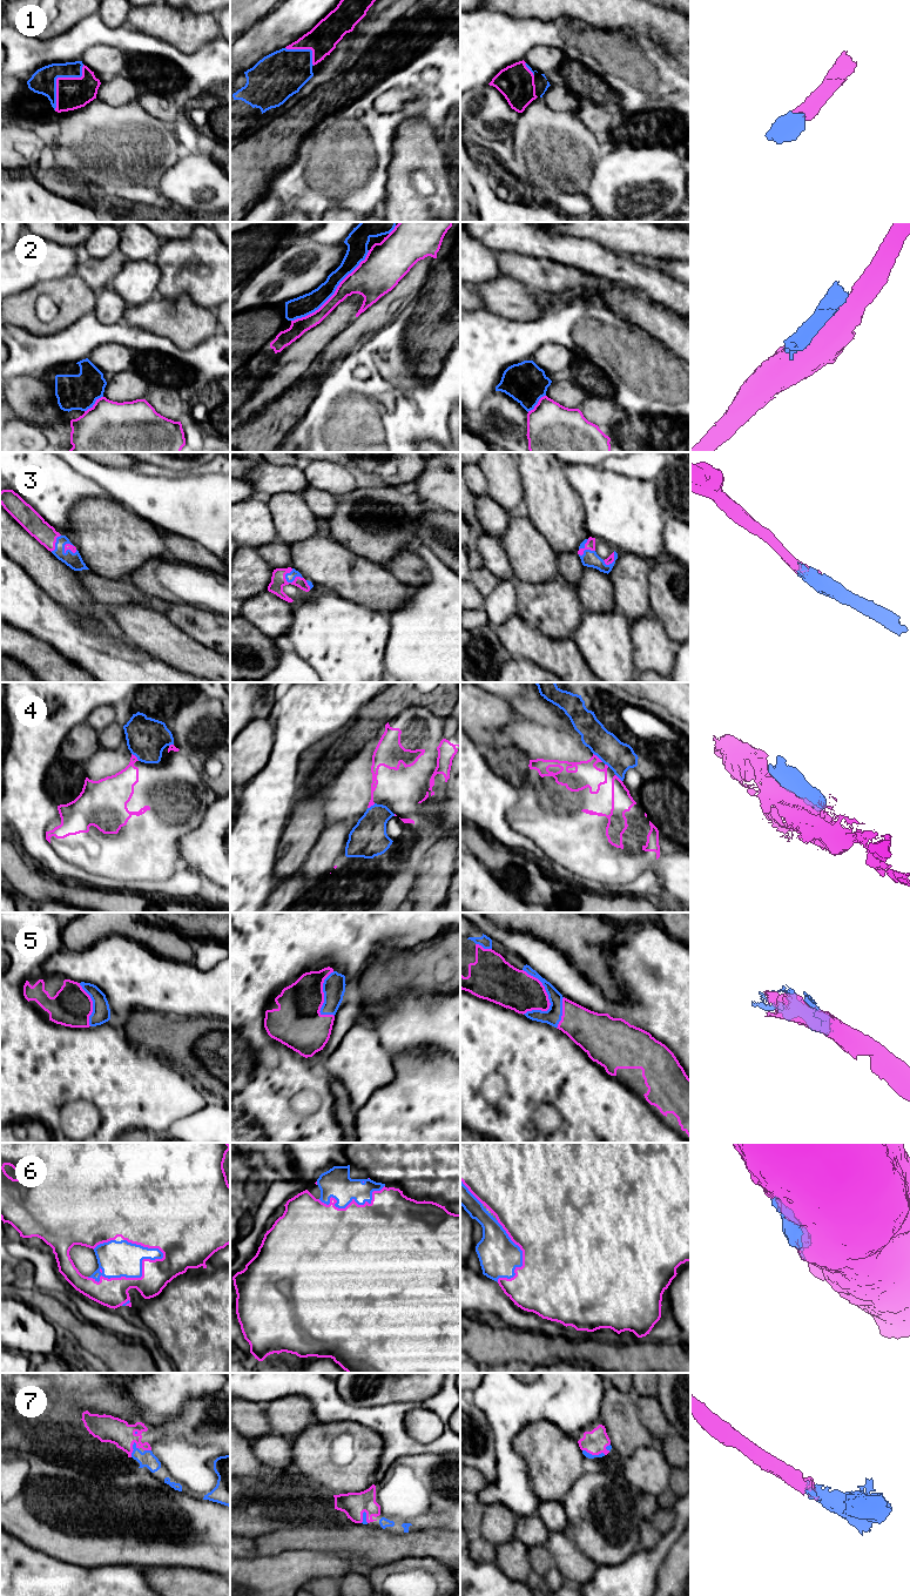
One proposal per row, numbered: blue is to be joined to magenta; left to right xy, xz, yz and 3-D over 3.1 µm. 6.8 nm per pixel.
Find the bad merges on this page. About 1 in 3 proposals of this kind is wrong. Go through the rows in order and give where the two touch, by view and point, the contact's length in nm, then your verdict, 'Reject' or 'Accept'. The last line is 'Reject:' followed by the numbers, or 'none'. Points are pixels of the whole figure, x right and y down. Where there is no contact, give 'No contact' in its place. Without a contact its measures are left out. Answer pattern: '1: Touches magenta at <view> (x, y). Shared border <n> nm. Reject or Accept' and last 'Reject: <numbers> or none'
1: Touches magenta at xy (59, 78). Shared border 380 nm. Accept
2: Touches magenta at xz (335, 293). Shared border 700 nm. Reject
3: Touches magenta at yz (585, 547). Shared border 130 nm. Accept
4: Touches magenta at yz (597, 756). Shared border 90 nm. Reject
5: Touches magenta at yz (544, 988). Shared border 340 nm. Accept
6: Touches magenta at xy (132, 1278). Shared border 550 nm. Accept
7: Touches magenta at xy (133, 1449). Shared border 110 nm. Accept
Reject: 2, 4

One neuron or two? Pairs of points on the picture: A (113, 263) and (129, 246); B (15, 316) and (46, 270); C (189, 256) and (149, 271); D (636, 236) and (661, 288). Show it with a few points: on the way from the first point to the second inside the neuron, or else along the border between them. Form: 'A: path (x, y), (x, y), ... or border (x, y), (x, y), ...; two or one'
A: border (118, 249), (128, 258); two
B: border (65, 275), (58, 278), (39, 281), (13, 295); two
C: border (154, 261), (161, 274), (156, 294); two
D: border (608, 248), (635, 256); two

